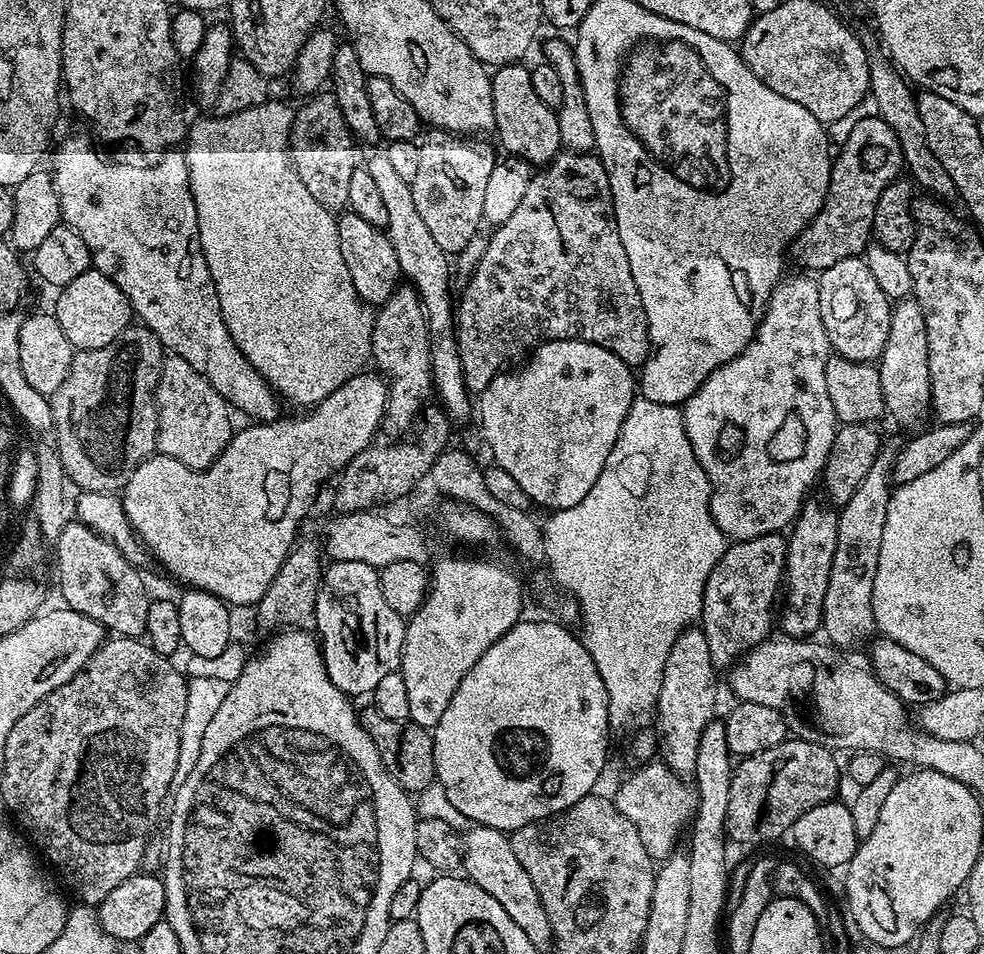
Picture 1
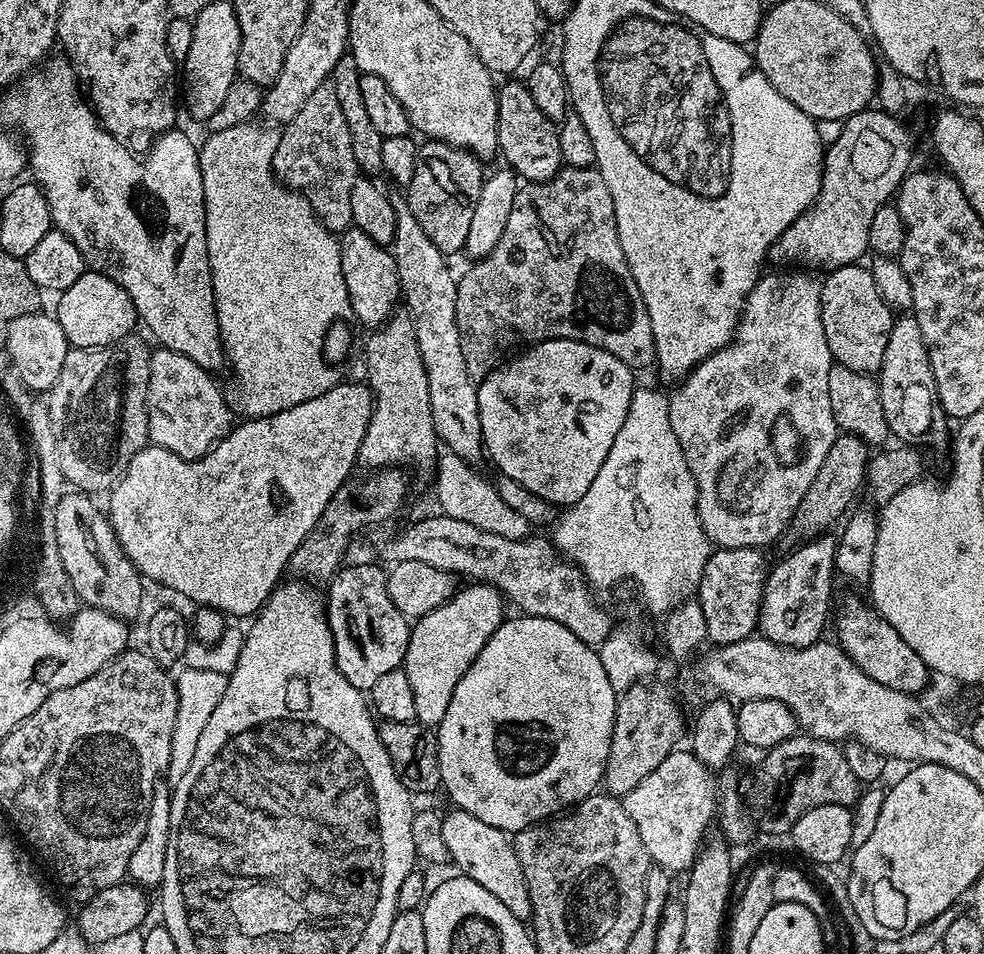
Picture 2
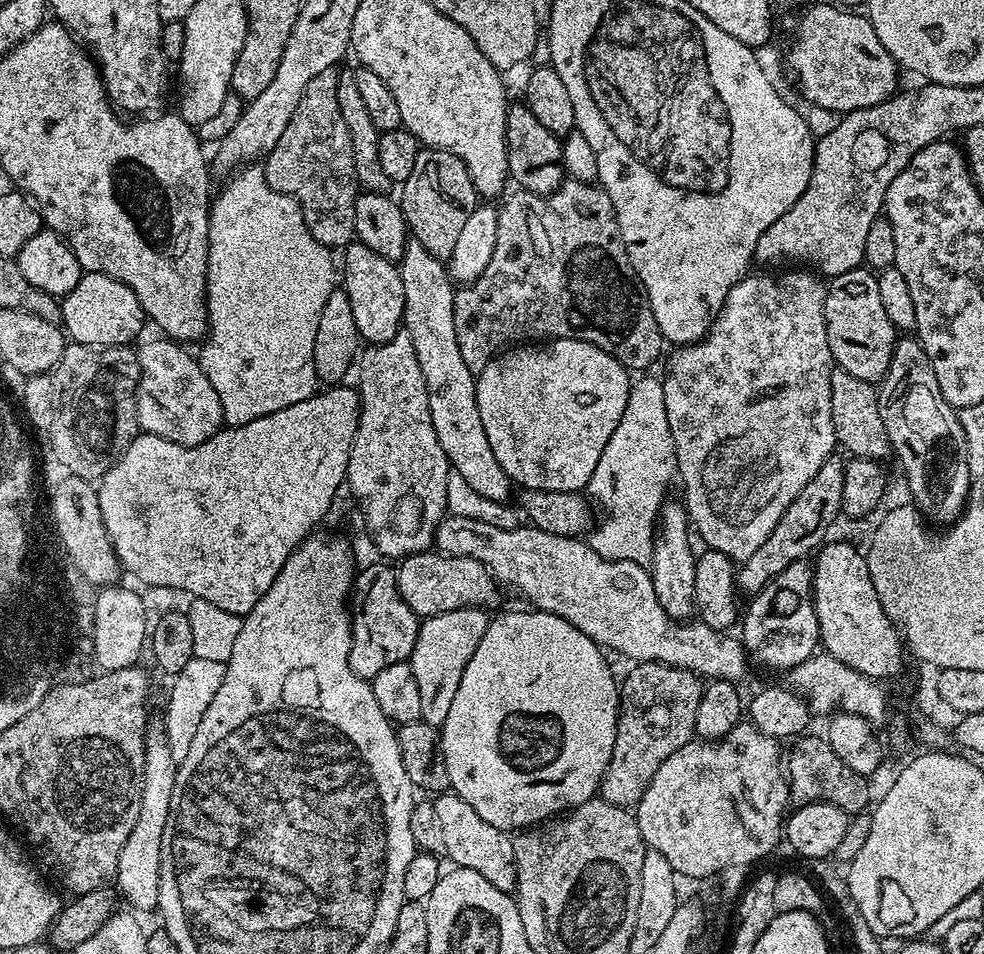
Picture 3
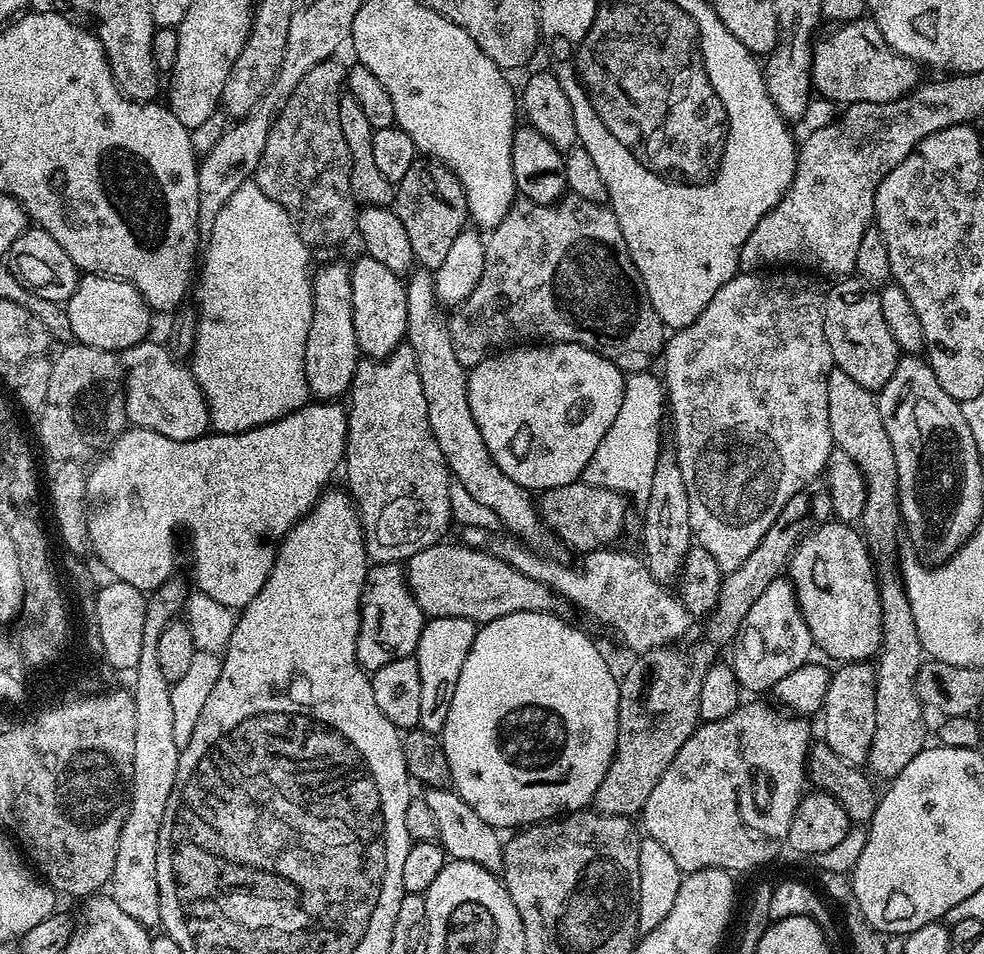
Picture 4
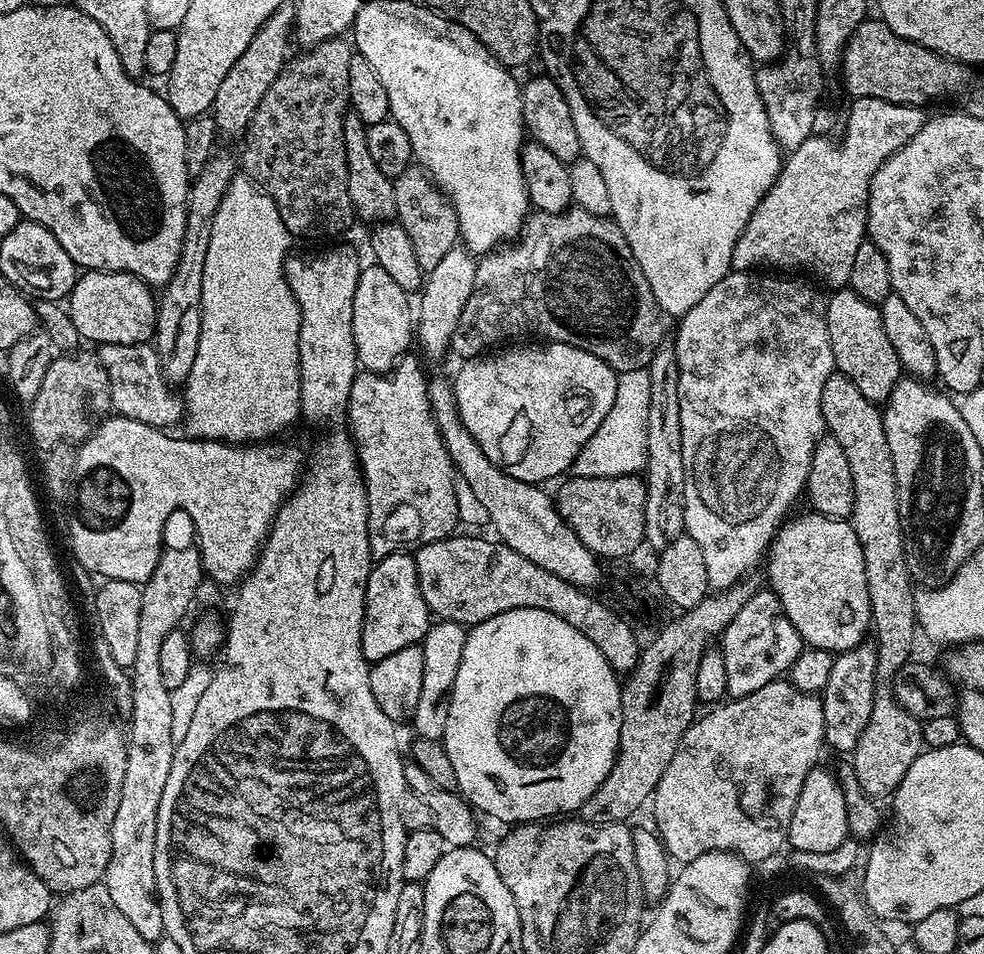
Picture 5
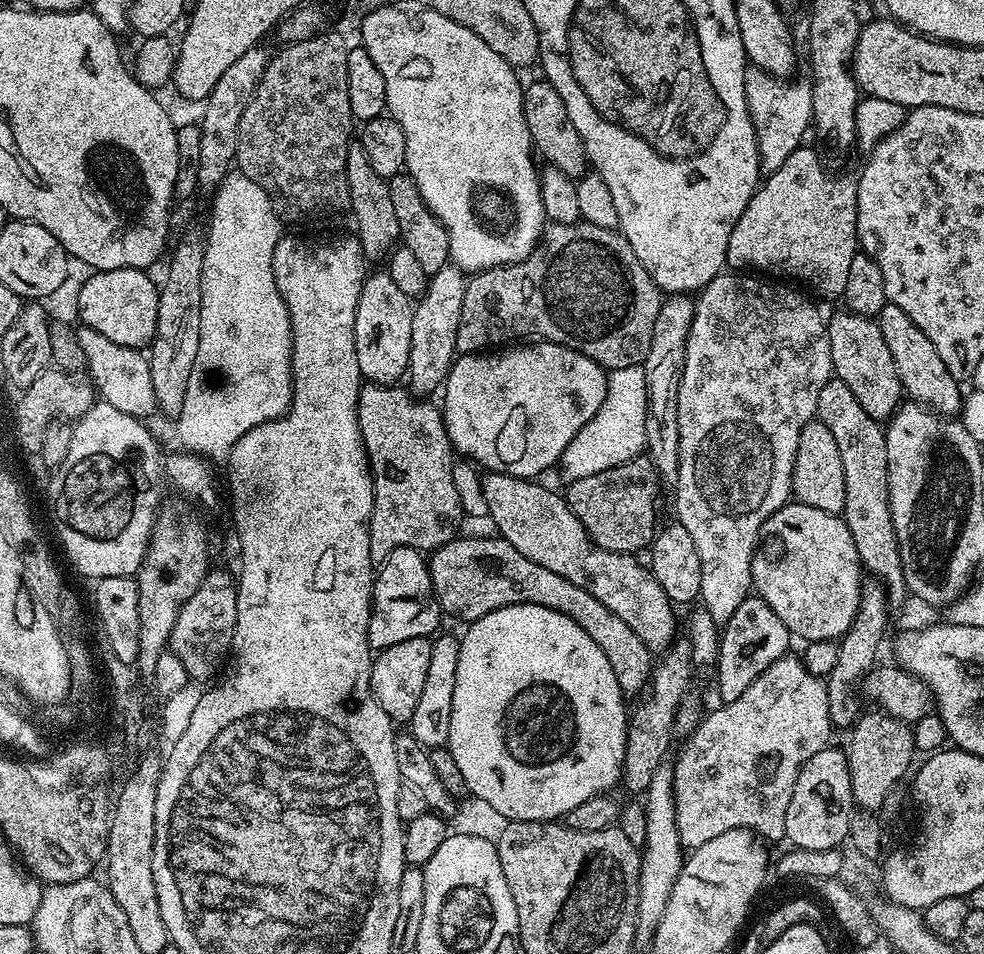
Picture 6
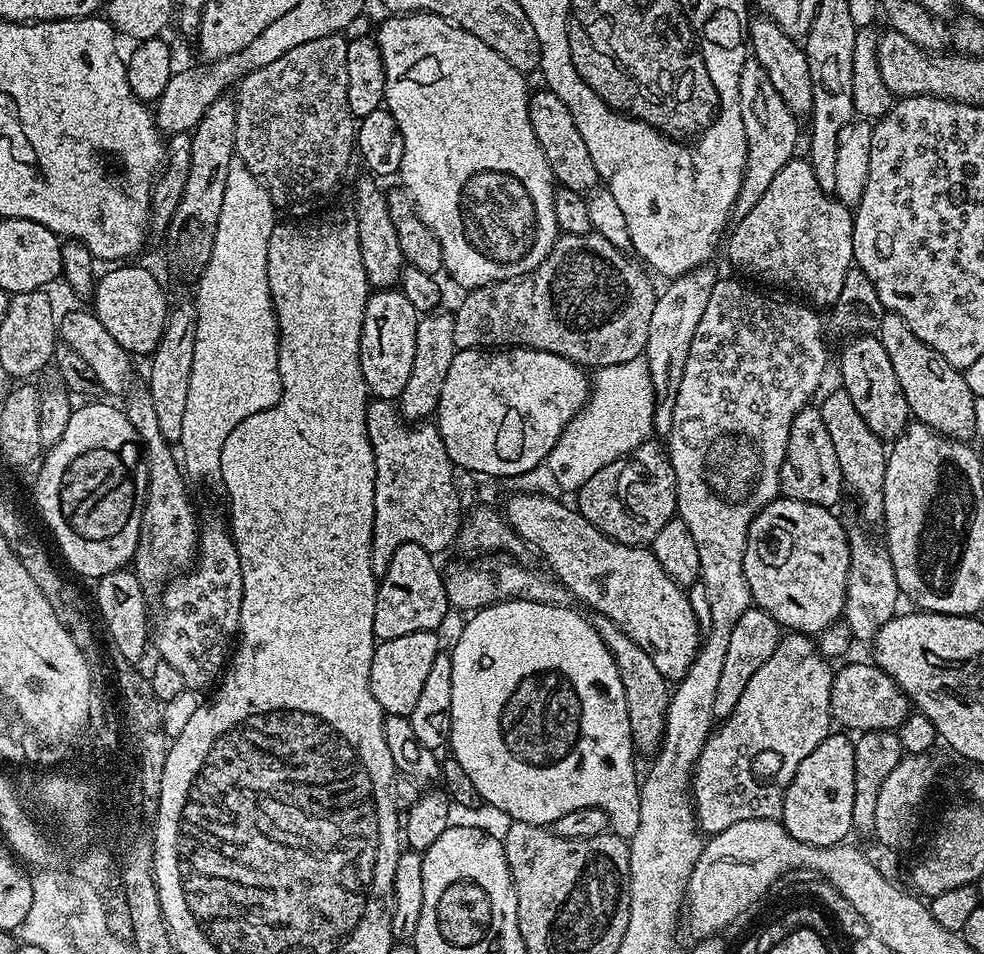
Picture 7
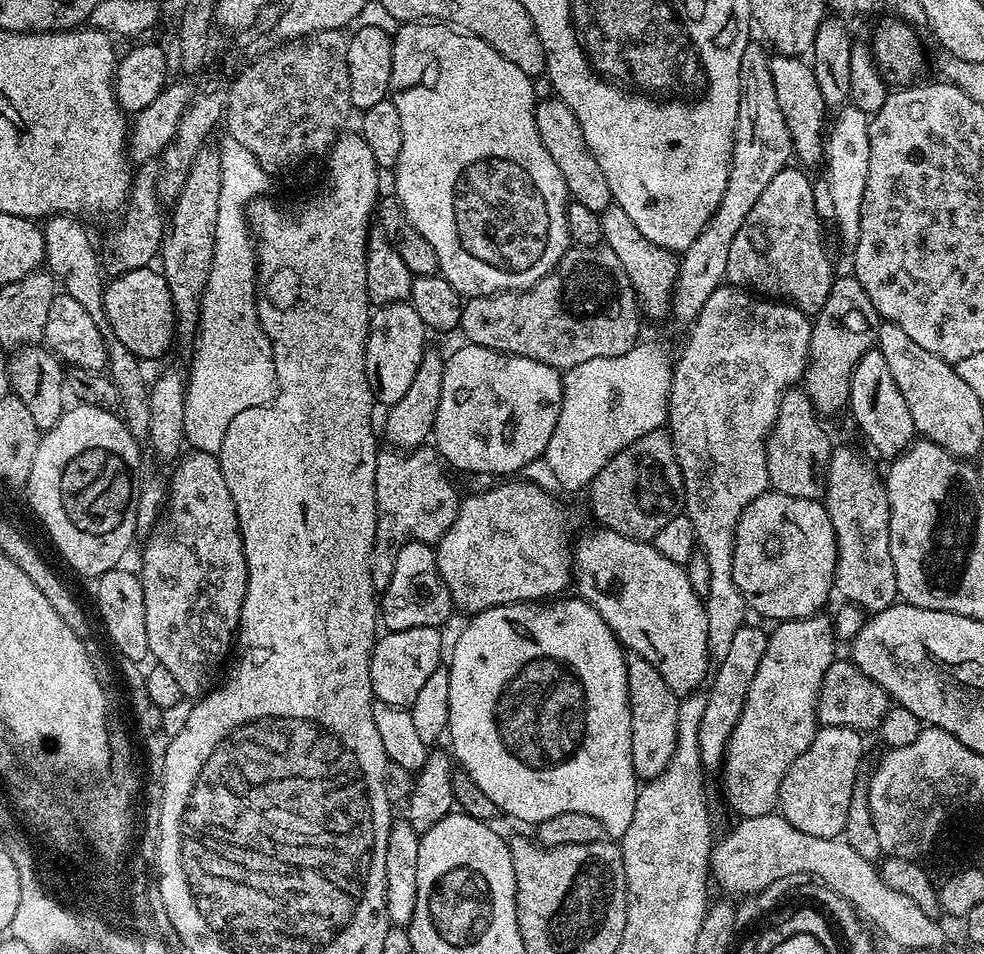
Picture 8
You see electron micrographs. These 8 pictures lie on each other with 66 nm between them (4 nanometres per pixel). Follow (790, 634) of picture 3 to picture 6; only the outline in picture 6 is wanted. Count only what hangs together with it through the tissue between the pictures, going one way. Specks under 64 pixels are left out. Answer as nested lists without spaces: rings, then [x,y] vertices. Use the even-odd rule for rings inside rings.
[[[749,594],[734,610],[734,614],[723,625],[720,633],[720,653],[716,659],[714,675],[716,675],[716,692],[721,697],[723,703],[738,702],[742,698],[742,693],[762,674],[762,670],[769,668],[778,658],[789,655],[788,640],[790,633],[788,628],[770,610],[770,606],[755,594]]]

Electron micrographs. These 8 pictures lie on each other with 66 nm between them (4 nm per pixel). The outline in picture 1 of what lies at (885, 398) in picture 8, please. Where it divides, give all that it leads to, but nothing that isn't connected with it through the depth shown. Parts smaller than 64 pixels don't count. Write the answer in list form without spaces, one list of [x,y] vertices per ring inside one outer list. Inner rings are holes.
[[[860,256],[842,258],[842,262],[834,262],[825,272],[819,273],[820,285],[820,309],[822,310],[822,322],[826,326],[826,338],[828,347],[835,355],[842,358],[850,358],[854,362],[866,362],[867,364],[879,361],[882,350],[886,346],[886,338],[890,338],[890,314],[894,304],[882,294],[878,287],[878,281],[872,277],[866,262]]]

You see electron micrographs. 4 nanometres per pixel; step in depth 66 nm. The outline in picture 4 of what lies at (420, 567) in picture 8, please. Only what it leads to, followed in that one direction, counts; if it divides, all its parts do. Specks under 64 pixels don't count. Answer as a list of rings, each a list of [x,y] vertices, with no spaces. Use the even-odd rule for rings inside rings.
[[[373,563],[366,574],[360,599],[360,629],[356,643],[356,660],[361,668],[371,674],[398,658],[412,656],[425,623],[424,611],[418,606],[418,602],[414,602],[414,594],[410,594],[405,569],[399,563]]]

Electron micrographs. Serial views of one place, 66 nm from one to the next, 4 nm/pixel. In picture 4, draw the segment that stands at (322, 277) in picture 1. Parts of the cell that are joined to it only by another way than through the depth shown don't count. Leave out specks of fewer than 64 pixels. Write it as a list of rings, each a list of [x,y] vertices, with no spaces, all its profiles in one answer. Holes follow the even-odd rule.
[[[254,182],[246,183],[238,190],[234,190],[234,194],[230,194],[226,206],[222,206],[222,210],[218,210],[218,218],[214,218],[214,230],[207,233],[206,247],[202,252],[202,267],[198,272],[200,320],[198,319],[196,324],[196,335],[190,349],[192,377],[196,379],[202,394],[206,398],[208,423],[215,431],[245,432],[251,428],[281,420],[286,414],[290,414],[301,408],[302,405],[309,403],[310,393],[306,382],[306,338],[314,314],[314,306],[312,305],[312,277],[314,272],[311,267],[308,269],[308,255],[310,255],[310,249],[298,234],[288,211],[282,206],[278,206],[278,202],[266,198],[266,194],[262,194],[262,190]]]

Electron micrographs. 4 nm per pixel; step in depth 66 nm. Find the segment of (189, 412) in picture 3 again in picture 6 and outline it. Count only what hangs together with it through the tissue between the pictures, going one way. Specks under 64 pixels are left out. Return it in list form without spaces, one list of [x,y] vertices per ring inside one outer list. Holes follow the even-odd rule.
[[[87,326],[81,327],[77,336],[88,359],[87,375],[103,403],[114,406],[114,410],[122,410],[122,414],[137,418],[148,418],[151,412],[157,411],[148,356],[141,349],[118,346],[118,342],[110,342],[106,334],[98,334],[98,330]]]

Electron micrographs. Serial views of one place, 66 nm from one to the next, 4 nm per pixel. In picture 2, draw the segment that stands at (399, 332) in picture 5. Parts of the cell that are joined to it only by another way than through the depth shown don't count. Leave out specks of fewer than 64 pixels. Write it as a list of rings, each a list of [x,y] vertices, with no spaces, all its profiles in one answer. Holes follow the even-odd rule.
[[[356,227],[347,228],[339,233],[342,274],[346,278],[346,294],[351,315],[357,316],[364,324],[379,326],[387,322],[397,311],[396,303],[402,300],[398,266],[391,251],[385,245],[374,242],[367,234]]]

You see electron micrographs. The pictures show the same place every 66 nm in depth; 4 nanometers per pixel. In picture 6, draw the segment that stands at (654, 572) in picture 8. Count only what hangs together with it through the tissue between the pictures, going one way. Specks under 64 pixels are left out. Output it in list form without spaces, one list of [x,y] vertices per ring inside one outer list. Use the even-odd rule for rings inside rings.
[[[488,472],[480,480],[488,507],[487,519],[497,528],[499,539],[510,542],[510,546],[514,546],[518,554],[526,554],[530,562],[538,562],[538,566],[546,566],[553,574],[562,574],[562,578],[574,582],[574,586],[582,586],[586,594],[594,594],[602,606],[614,610],[614,614],[646,642],[653,654],[669,651],[678,636],[677,609],[651,571],[645,565],[643,568],[635,555],[602,550],[568,509],[567,499],[554,489],[536,483],[540,482],[505,472]]]

